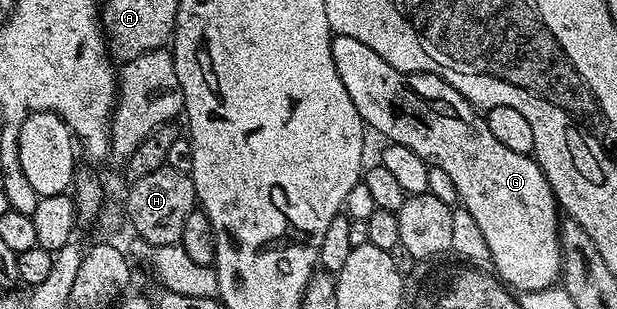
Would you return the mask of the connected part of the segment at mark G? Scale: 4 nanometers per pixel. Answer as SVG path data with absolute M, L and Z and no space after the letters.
M351 35L334 36L331 55L335 59L335 71L339 71L339 79L343 79L343 87L347 87L347 95L351 95L351 103L355 103L355 111L359 111L359 115L366 126L372 132L374 129L375 132L382 133L386 137L384 139L386 142L396 143L403 147L411 147L411 151L415 151L415 155L422 157L430 166L439 167L440 170L447 171L448 177L455 183L458 202L467 211L471 211L471 219L475 219L475 224L478 225L479 231L483 235L483 240L487 243L489 261L497 277L505 285L517 291L529 292L535 289L548 289L556 286L561 275L559 206L555 195L551 191L551 183L547 183L547 175L537 166L536 160L530 154L519 154L518 151L510 149L506 144L495 139L495 136L491 135L491 130L485 122L484 116L474 106L470 105L463 95L459 95L459 91L455 91L455 87L451 87L451 83L447 83L442 77L436 77L434 73L404 73L399 71L395 67L391 67L391 63L387 63L387 59L379 59L379 55L375 55L375 51L371 51L371 47L366 47L364 43L359 43L359 39L351 39Z

